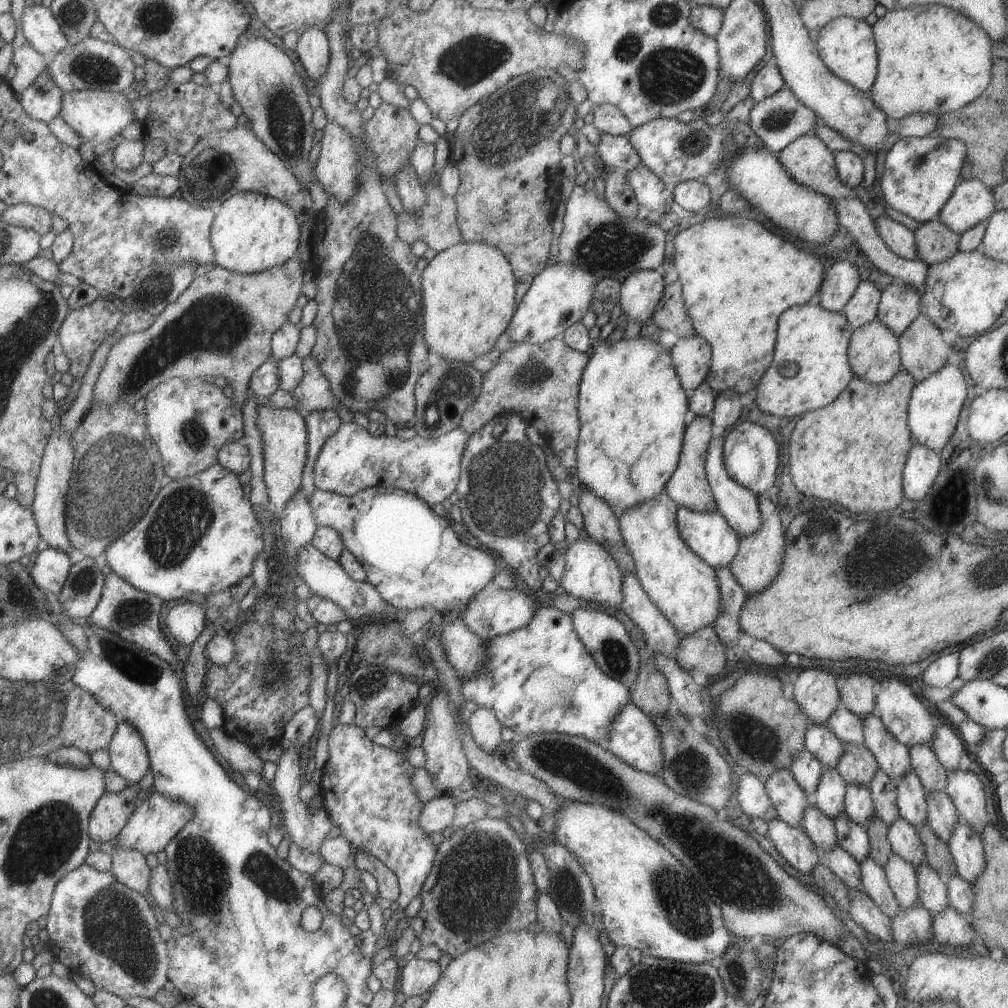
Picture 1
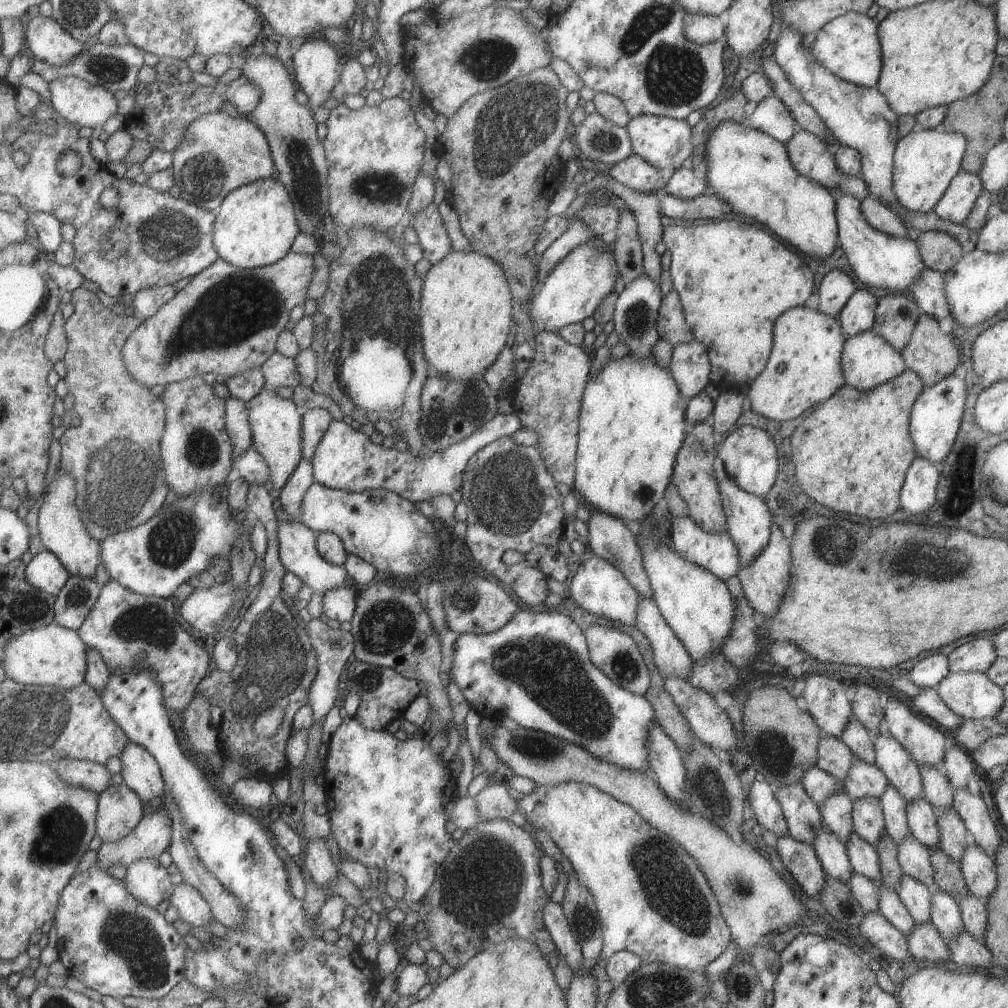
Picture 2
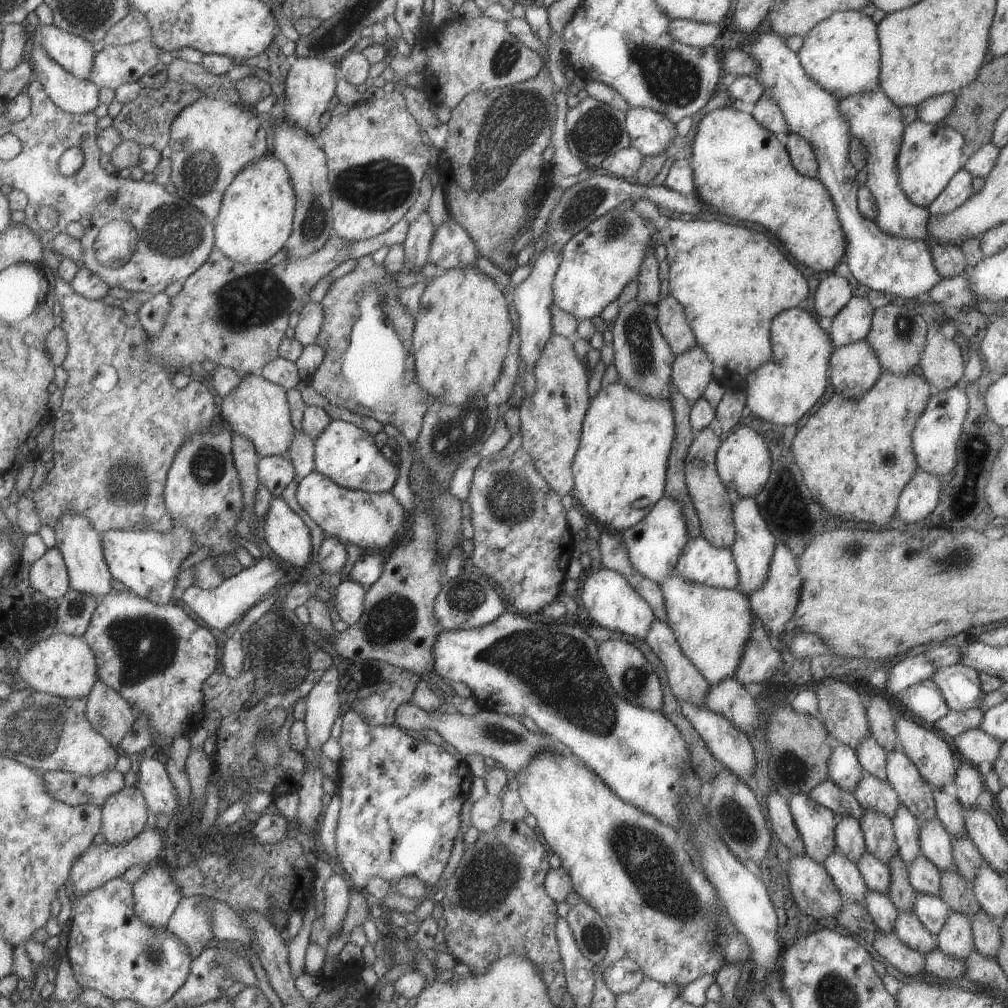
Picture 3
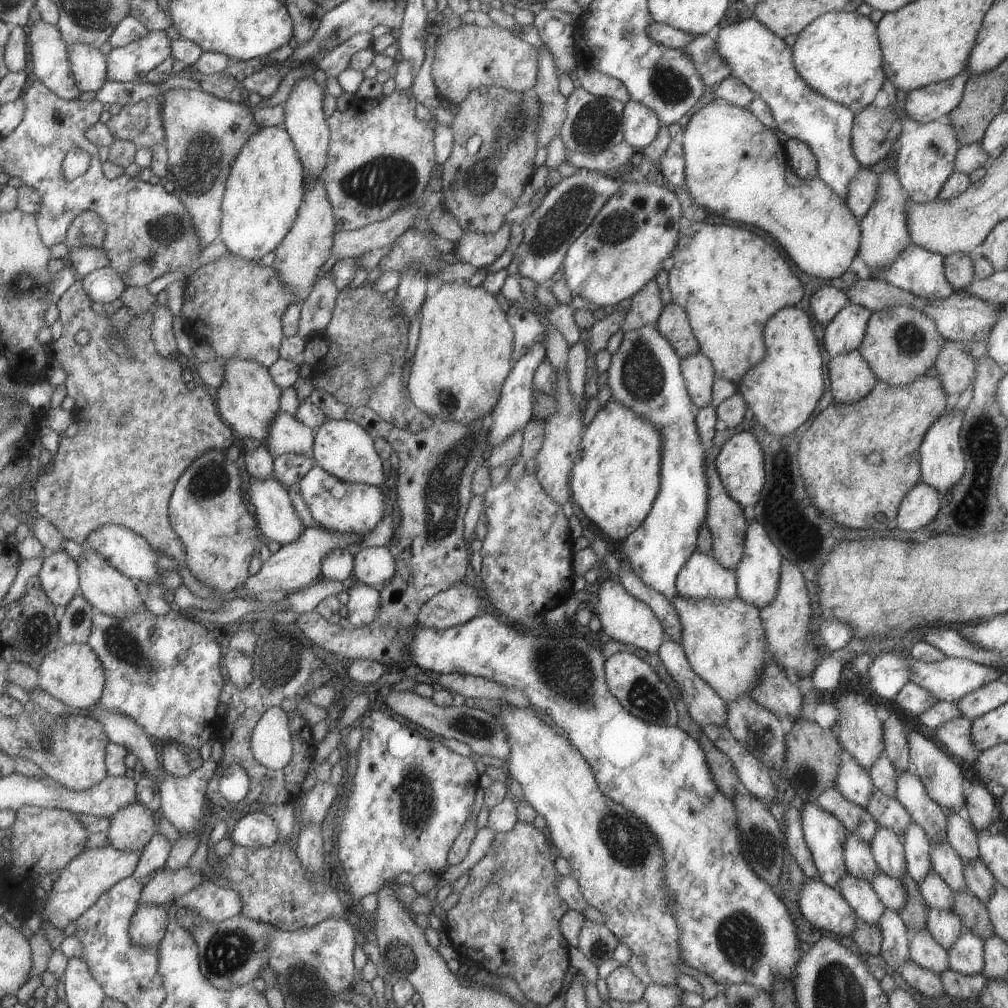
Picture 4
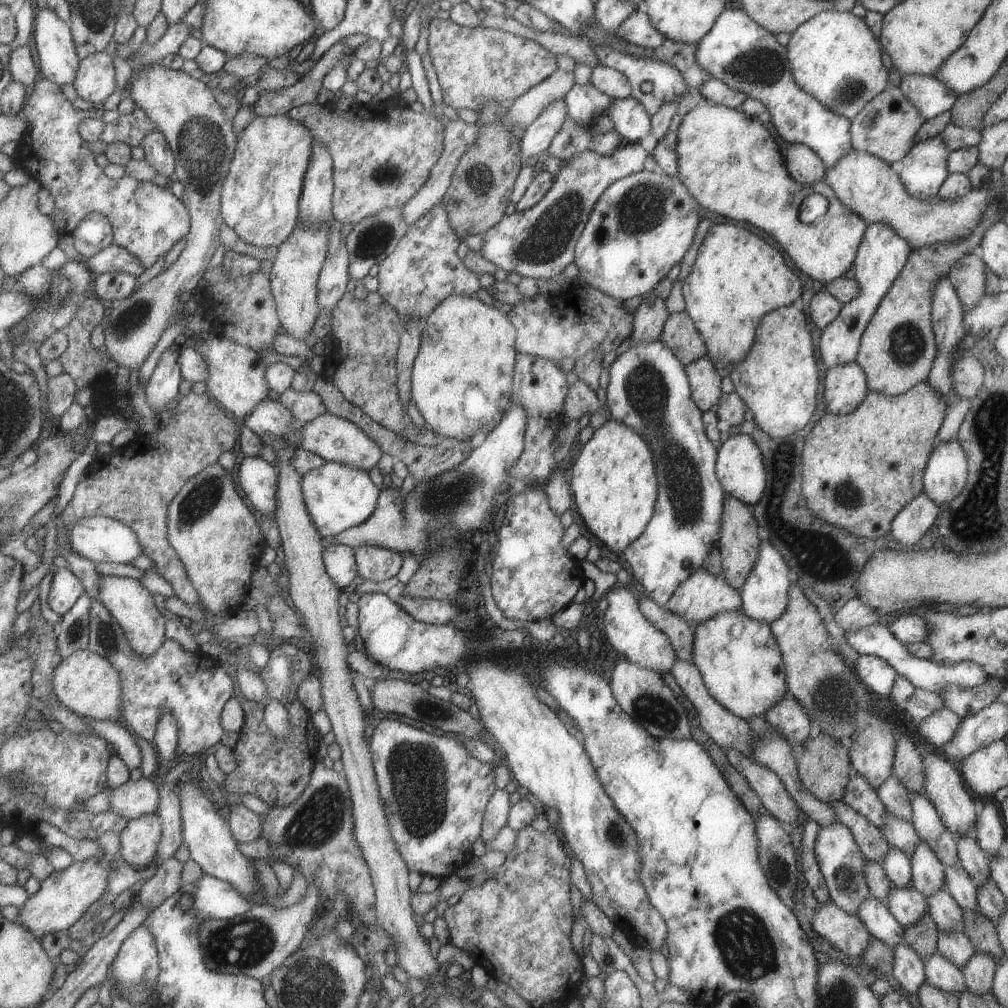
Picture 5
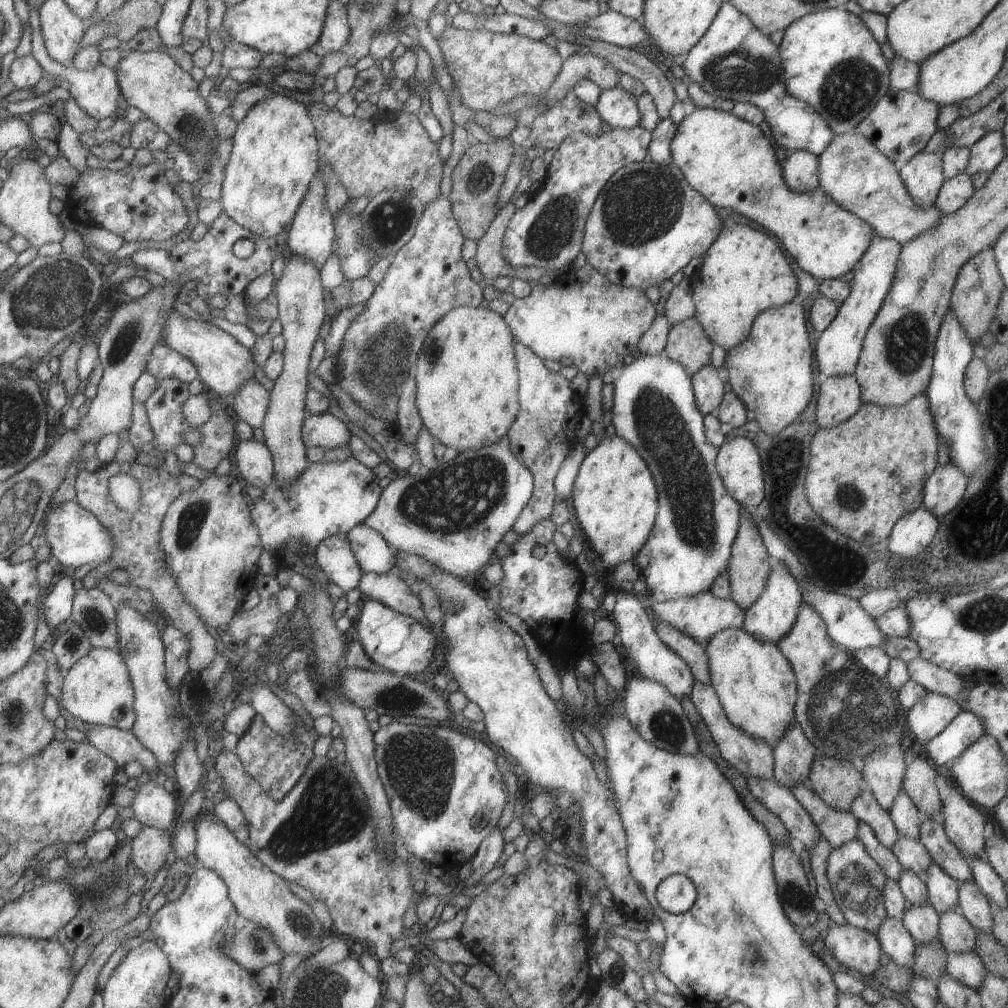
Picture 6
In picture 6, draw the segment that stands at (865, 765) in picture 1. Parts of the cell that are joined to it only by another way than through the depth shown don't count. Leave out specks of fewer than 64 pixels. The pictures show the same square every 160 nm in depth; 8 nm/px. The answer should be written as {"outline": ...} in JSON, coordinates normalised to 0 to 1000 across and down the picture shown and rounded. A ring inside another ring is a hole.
{"outline":[[[892,828],[883,844],[898,864],[904,864],[914,875],[918,875],[925,853],[920,842],[911,833]]]}

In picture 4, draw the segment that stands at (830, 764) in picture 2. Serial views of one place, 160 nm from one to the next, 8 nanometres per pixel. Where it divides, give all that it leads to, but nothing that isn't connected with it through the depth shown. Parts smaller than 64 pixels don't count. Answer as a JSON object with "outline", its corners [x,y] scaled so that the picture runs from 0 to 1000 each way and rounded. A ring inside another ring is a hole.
{"outline":[[[838,743],[833,746],[831,761],[831,769],[827,774],[828,782],[838,794],[858,803],[867,785],[867,778],[862,767],[854,762]]]}

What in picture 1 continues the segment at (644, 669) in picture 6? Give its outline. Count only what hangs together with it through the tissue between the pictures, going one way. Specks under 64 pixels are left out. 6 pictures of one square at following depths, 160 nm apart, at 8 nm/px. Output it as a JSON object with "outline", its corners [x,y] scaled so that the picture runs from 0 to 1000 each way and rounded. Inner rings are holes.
{"outline":[[[573,534],[570,539],[557,541],[560,566],[556,572],[555,585],[582,597],[592,597],[596,601],[606,601],[613,605],[616,601],[617,565],[604,549],[589,536]]]}

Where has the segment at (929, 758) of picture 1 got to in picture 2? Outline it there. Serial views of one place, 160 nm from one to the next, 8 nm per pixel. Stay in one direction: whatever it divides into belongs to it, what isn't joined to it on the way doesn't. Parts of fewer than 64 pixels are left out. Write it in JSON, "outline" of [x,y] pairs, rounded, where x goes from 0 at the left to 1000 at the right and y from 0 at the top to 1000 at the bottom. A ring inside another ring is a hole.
{"outline":[[[911,761],[915,774],[917,792],[927,802],[944,802],[945,782],[938,771],[934,770],[928,761]]]}

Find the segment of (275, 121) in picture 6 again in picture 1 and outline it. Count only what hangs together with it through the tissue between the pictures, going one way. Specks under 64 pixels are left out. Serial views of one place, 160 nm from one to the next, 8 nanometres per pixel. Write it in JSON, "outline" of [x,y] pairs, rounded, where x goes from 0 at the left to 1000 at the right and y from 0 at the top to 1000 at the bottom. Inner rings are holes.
{"outline":[[[235,190],[213,208],[208,242],[213,263],[233,272],[253,272],[290,257],[298,242],[295,216],[281,200],[253,190]]]}

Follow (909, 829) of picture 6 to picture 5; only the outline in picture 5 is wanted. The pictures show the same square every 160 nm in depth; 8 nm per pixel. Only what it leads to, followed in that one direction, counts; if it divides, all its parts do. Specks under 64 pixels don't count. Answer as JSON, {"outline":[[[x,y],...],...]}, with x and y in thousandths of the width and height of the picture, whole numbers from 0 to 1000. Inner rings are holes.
{"outline":[[[886,766],[876,775],[876,778],[873,778],[869,787],[880,807],[884,807],[901,816],[903,815],[905,802],[903,801],[902,786]]]}

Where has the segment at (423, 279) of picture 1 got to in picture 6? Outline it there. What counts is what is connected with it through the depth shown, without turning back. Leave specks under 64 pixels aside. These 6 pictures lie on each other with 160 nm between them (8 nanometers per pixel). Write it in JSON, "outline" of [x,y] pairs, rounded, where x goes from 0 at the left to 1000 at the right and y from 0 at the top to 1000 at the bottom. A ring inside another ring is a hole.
{"outline":[[[476,302],[469,305],[451,305],[442,310],[425,328],[418,342],[417,350],[412,357],[411,367],[409,368],[412,376],[412,403],[418,414],[420,424],[424,429],[436,438],[438,441],[448,442],[455,449],[467,445],[473,446],[477,443],[484,443],[492,439],[498,433],[502,432],[503,426],[511,419],[514,411],[514,369],[512,368],[512,357],[510,356],[509,332],[500,318],[500,315],[485,306],[479,306]]]}

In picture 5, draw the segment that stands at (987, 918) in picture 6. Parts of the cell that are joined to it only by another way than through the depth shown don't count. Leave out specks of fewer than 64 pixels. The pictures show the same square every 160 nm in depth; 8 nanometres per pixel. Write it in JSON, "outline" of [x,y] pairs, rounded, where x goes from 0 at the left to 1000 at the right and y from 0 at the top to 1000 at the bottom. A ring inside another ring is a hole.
{"outline":[[[952,857],[937,859],[937,881],[953,903],[969,905],[969,878]]]}

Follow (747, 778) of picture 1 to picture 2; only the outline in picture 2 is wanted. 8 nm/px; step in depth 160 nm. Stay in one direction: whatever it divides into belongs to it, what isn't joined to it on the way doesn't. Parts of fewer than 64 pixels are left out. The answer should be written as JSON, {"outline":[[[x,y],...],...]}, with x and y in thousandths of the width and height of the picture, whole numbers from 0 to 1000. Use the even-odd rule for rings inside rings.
{"outline":[[[751,772],[745,776],[741,791],[750,815],[756,823],[763,823],[771,830],[782,828],[776,802],[769,792],[768,785],[758,774]]]}

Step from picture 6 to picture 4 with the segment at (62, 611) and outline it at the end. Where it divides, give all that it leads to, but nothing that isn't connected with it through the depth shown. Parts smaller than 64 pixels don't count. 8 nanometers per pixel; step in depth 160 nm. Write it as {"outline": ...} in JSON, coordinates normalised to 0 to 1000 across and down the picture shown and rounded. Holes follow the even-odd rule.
{"outline":[[[65,547],[45,553],[39,571],[47,591],[56,601],[65,602],[80,588],[78,563]]]}

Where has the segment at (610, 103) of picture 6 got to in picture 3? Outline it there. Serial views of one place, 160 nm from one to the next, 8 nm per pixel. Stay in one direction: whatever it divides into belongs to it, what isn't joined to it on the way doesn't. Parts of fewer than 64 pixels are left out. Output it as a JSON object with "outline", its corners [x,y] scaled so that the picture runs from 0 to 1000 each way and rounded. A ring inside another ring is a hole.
{"outline":[[[625,106],[619,120],[625,145],[638,155],[654,153],[670,140],[670,123],[649,109]]]}

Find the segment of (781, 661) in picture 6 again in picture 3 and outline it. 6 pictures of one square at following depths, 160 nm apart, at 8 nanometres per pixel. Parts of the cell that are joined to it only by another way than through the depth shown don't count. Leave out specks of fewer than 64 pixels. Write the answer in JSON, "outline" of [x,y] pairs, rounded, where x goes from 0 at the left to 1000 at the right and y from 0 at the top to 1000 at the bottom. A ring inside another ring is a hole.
{"outline":[[[669,567],[653,580],[656,584],[662,619],[682,655],[704,680],[728,673],[741,634],[748,624],[743,593],[729,584],[712,584],[686,578]]]}

